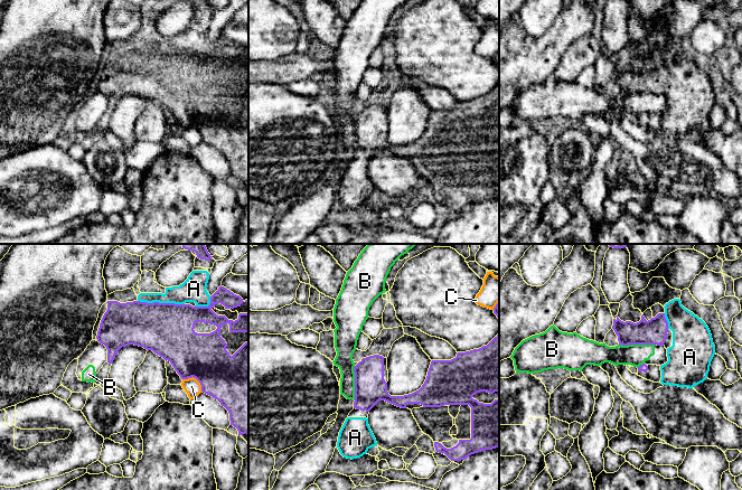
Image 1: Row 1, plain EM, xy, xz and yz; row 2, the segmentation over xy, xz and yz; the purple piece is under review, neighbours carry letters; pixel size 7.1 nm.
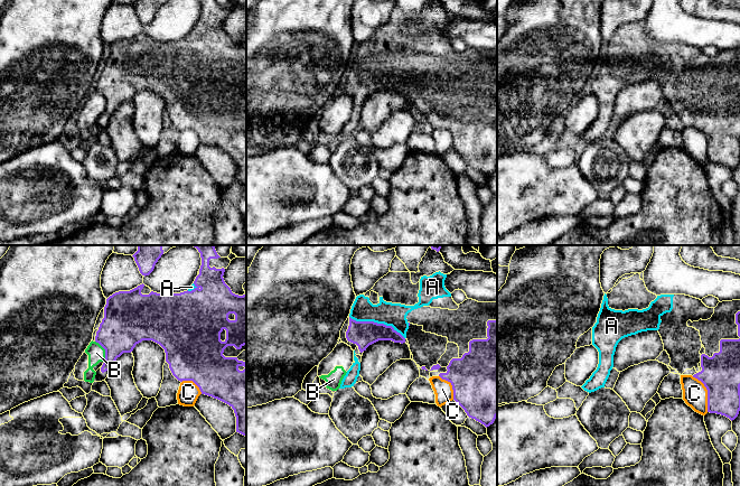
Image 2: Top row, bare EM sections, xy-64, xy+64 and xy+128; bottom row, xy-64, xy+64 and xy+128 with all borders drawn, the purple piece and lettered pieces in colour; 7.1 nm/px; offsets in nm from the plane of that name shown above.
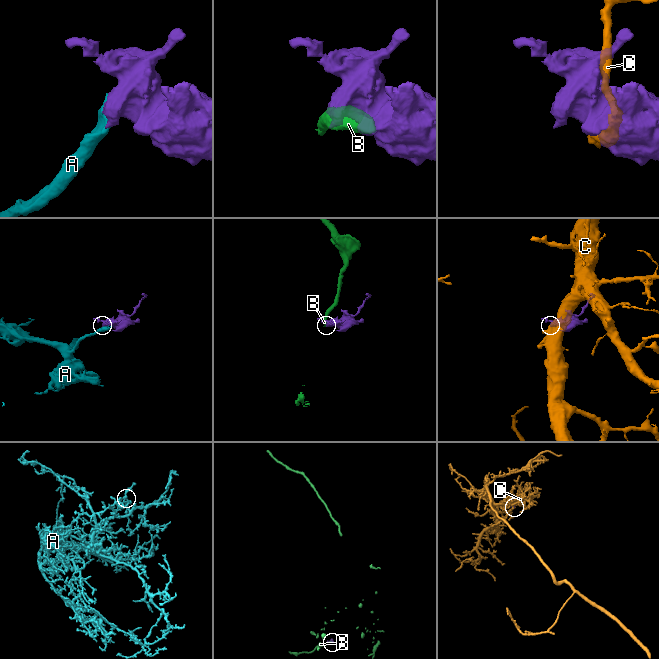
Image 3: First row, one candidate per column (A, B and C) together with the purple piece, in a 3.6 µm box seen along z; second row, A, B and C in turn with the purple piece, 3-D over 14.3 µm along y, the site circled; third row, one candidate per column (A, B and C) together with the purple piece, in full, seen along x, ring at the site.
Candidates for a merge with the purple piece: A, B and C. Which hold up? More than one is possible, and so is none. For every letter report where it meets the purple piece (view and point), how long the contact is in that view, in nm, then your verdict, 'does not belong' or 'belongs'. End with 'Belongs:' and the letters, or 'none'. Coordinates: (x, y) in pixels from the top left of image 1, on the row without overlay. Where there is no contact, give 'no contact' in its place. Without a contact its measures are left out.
A: contact xy (161, 53); length 340 nm; belongs
B: contact yz (637, 93); length 260 nm; does not belong
C: contact xy (196, 128); length 180 nm; does not belong
Belongs: A

